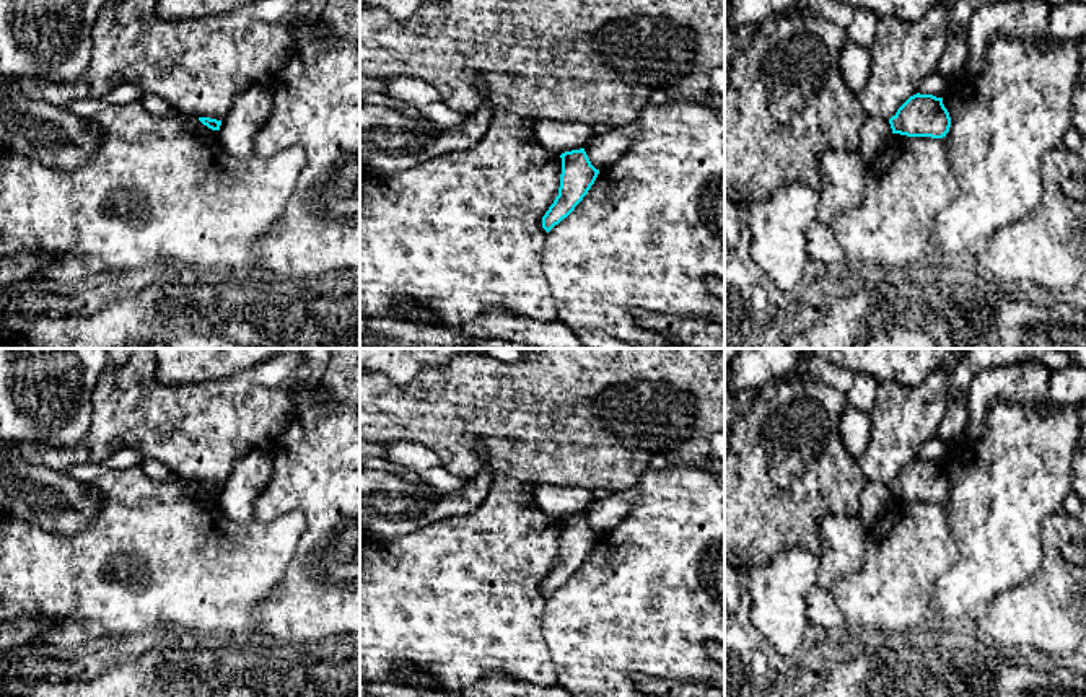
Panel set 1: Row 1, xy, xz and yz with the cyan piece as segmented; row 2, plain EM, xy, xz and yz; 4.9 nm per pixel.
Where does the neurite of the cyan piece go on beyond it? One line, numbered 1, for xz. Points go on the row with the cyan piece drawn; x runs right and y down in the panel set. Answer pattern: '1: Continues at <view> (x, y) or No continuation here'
1: No continuation here

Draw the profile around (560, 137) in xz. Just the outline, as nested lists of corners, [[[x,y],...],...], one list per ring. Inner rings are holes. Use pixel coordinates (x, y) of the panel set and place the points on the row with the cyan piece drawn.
[[[544,117],[526,119],[537,142],[554,153],[585,148],[596,135],[593,127],[581,122],[558,122]]]

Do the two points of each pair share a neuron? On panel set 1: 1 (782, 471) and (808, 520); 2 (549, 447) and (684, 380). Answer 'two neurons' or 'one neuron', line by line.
1: one neuron
2: one neuron

